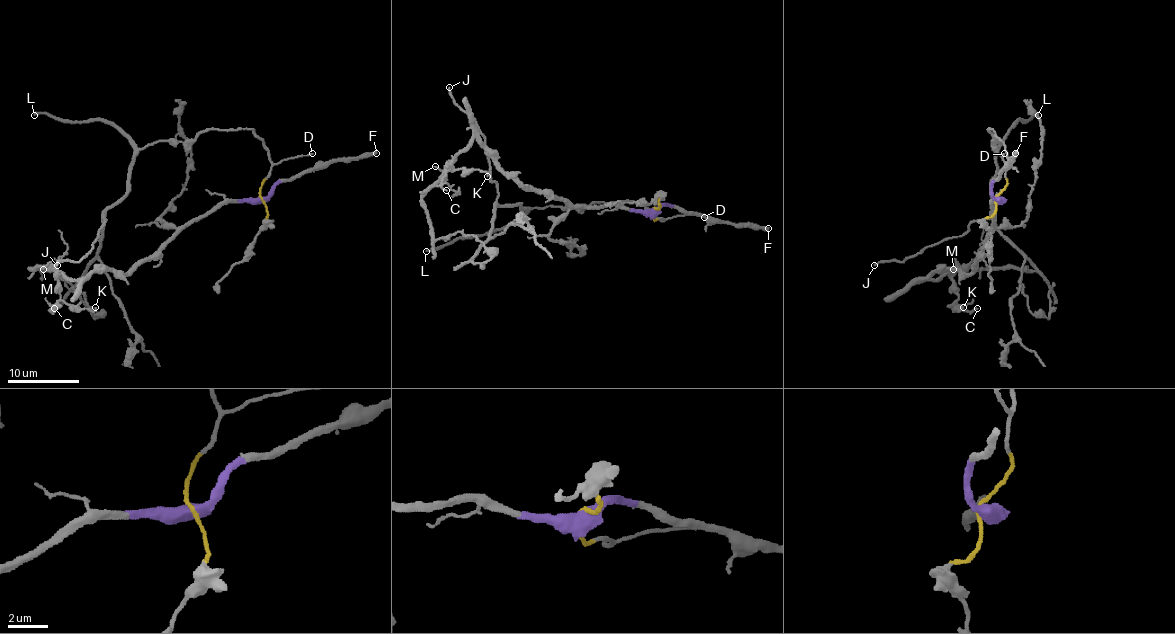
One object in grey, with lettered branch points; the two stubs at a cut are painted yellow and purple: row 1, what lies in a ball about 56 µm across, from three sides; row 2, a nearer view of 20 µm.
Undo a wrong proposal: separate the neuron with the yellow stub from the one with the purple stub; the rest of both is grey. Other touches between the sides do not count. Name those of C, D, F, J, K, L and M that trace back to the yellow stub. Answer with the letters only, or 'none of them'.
D, J, L

